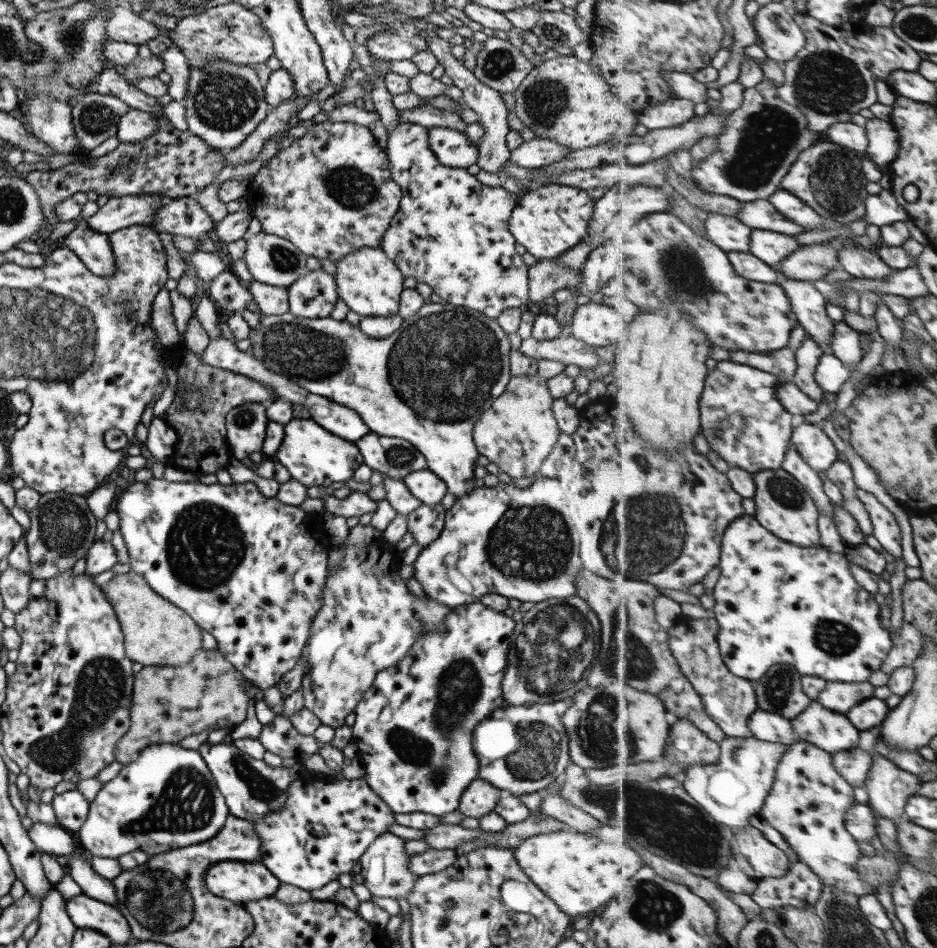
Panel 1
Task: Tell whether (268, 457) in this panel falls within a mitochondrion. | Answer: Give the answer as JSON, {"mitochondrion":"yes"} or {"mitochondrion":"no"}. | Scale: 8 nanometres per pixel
{"mitochondrion":"no"}

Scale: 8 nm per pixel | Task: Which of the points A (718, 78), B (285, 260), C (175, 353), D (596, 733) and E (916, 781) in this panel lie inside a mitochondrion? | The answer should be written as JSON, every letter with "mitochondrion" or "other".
{"A":"other","B":"mitochondrion","C":"other","D":"mitochondrion","E":"other"}

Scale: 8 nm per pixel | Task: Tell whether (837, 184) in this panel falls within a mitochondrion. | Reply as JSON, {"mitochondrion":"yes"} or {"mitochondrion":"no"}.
{"mitochondrion":"yes"}

